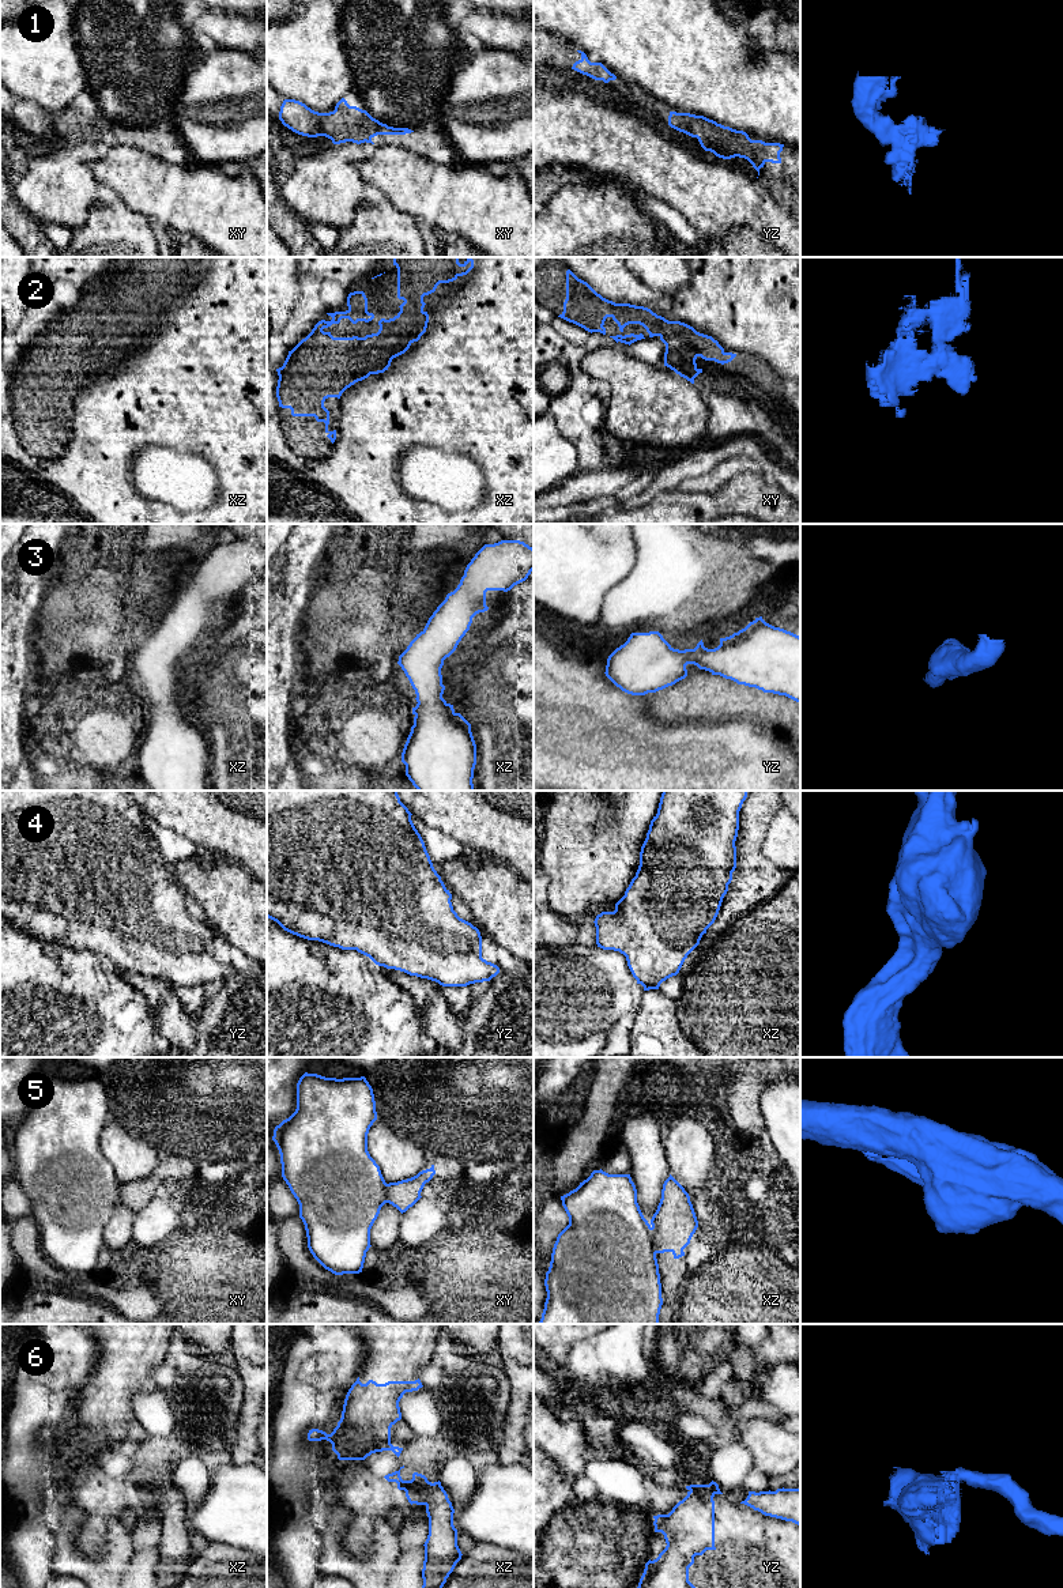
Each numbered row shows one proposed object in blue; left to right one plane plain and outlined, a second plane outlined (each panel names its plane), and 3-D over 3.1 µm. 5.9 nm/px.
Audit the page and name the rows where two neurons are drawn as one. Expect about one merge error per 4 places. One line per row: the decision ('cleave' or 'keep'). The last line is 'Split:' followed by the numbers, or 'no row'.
1: keep
2: keep
3: keep
4: keep
5: cleave
6: cleave
Split: 5, 6

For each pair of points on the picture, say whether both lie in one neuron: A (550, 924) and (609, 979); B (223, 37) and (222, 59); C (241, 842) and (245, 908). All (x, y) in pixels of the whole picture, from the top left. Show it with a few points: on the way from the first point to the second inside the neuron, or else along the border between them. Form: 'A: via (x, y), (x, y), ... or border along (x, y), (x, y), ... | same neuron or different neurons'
A: border along (576, 940), (547, 949) | different neurons
B: border along (219, 46), (242, 51), (252, 56) | different neurons
C: border along (221, 855), (233, 863), (241, 864), (252, 875) | different neurons

